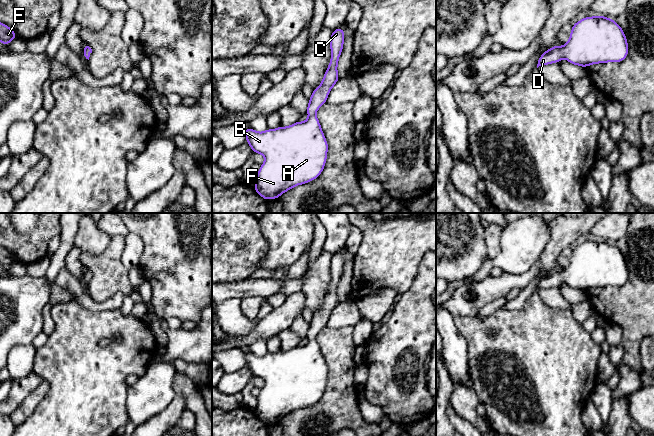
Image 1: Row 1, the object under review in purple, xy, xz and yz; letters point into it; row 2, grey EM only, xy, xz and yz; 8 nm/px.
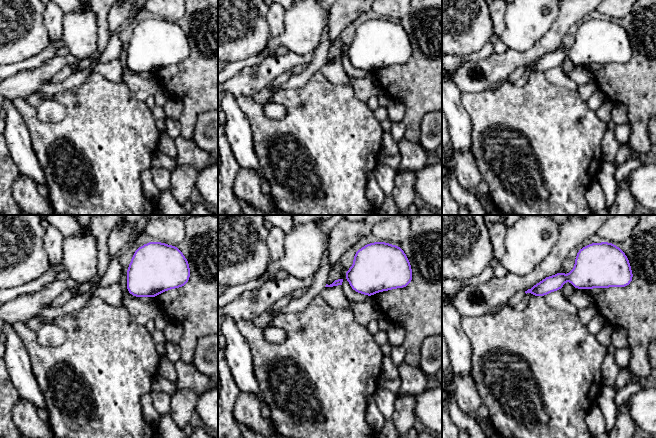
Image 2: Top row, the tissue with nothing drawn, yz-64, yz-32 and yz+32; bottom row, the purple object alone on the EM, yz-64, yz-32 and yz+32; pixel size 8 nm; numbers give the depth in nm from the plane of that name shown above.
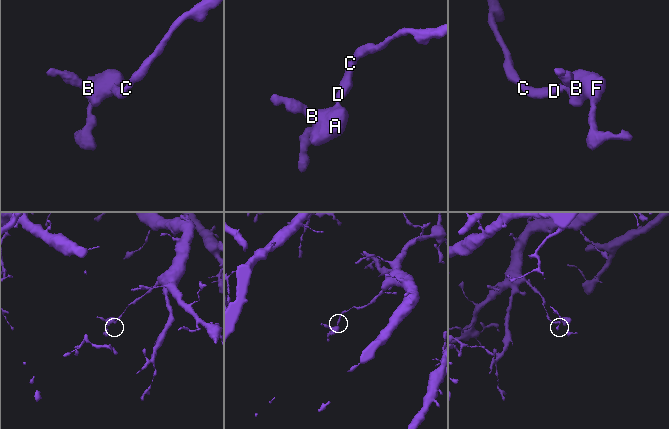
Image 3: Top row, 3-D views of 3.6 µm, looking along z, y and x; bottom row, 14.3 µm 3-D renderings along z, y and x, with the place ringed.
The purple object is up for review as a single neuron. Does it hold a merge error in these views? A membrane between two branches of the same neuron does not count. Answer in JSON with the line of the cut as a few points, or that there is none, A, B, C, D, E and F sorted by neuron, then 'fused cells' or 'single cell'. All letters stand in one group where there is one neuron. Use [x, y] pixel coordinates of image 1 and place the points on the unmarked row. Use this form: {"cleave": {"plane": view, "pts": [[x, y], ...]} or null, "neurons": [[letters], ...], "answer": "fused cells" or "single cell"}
{"cleave": null, "neurons": [["A", "B", "C", "D", "E", "F"]], "answer": "single cell"}

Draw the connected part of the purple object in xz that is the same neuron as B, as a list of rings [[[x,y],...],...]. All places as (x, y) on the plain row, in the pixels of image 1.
[[[337,252],[332,255],[330,272],[331,285],[324,298],[319,311],[313,314],[307,330],[309,342],[304,346],[296,346],[289,351],[278,351],[274,354],[267,353],[264,356],[256,356],[252,352],[244,352],[247,367],[254,377],[260,377],[265,381],[265,386],[257,396],[257,406],[254,414],[264,423],[277,423],[291,412],[315,404],[323,395],[328,375],[328,367],[325,363],[320,346],[315,340],[322,328],[326,327],[329,316],[340,303],[337,297],[339,280],[343,274],[344,253]]]

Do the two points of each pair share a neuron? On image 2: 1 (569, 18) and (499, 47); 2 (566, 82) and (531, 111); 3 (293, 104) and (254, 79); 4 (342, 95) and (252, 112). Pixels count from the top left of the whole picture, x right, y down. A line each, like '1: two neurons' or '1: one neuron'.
1: two neurons
2: two neurons
3: two neurons
4: one neuron

